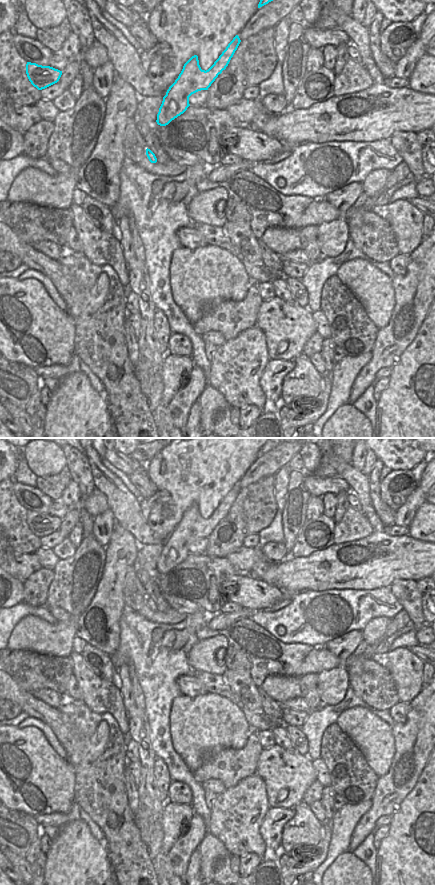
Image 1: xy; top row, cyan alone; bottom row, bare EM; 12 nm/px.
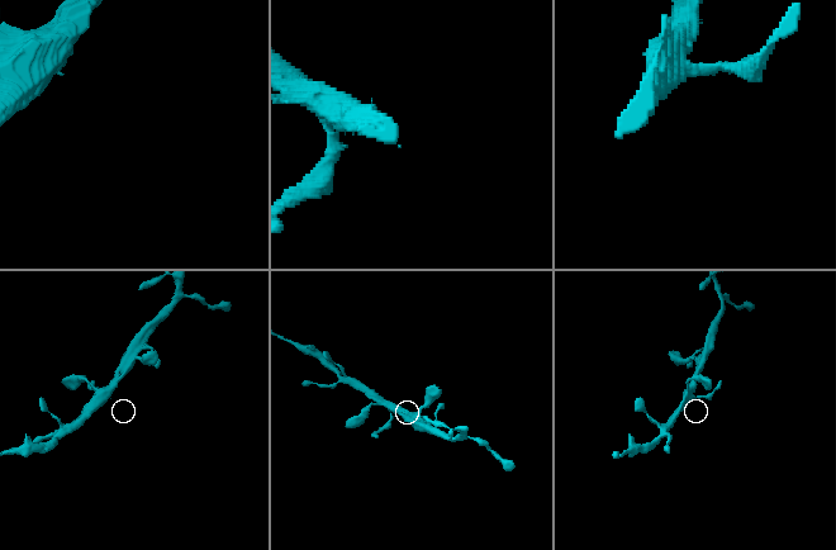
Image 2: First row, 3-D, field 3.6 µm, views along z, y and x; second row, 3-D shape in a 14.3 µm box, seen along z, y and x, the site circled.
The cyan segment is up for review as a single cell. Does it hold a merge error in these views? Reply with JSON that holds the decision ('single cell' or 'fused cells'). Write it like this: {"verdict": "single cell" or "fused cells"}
{"verdict": "single cell"}

